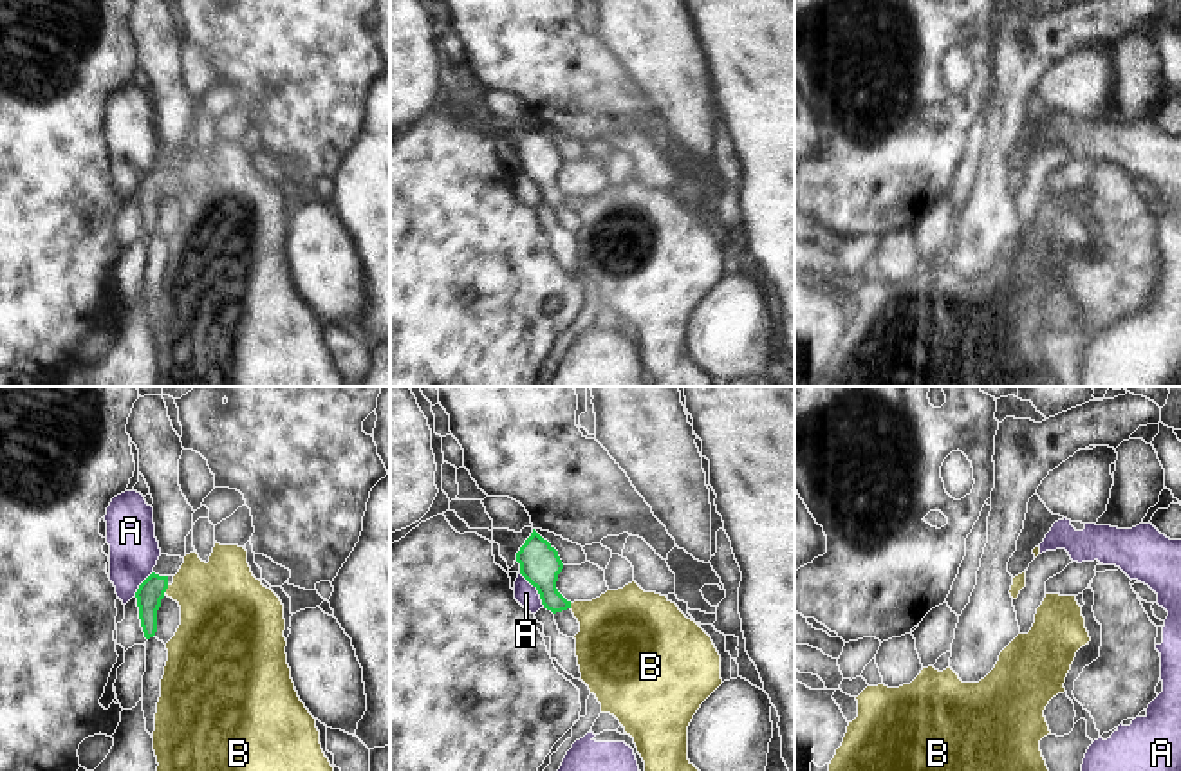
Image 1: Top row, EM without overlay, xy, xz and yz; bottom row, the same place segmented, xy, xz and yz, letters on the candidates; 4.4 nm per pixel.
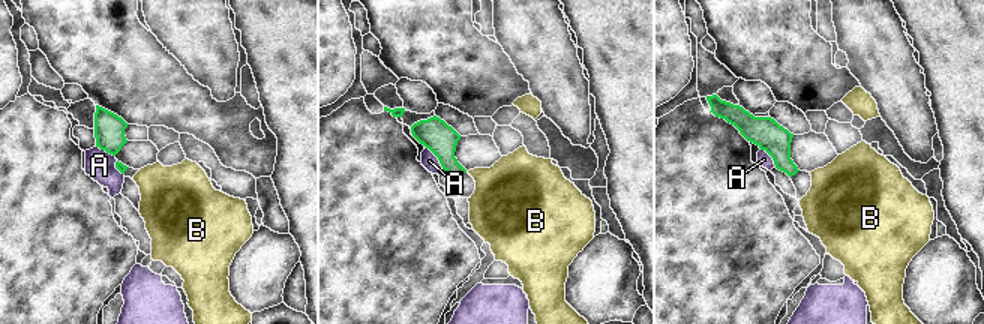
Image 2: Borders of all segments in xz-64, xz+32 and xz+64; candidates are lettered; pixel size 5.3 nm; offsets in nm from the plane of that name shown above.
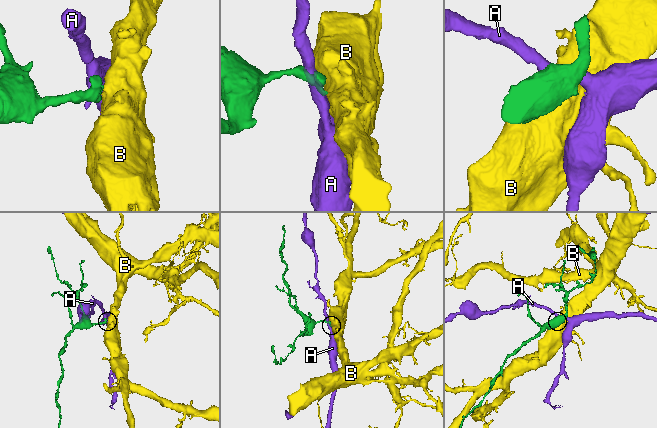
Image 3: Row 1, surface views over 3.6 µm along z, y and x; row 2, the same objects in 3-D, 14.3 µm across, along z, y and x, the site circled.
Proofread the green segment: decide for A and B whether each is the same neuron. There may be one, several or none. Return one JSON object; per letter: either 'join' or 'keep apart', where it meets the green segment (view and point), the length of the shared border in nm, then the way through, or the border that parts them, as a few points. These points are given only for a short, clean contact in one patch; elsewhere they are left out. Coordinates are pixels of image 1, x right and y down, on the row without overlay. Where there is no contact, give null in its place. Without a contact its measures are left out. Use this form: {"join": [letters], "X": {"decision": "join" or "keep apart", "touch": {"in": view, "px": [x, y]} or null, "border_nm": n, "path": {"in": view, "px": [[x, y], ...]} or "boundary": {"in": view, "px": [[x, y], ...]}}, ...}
{"join": ["B"], "A": {"decision": "keep apart", "touch": {"in": "xz", "px": [537, 185]}, "border_nm": 190, "boundary": {"in": "xz", "px": [[520, 168], [537, 186], [544, 203]]}}, "B": {"decision": "join", "touch": {"in": "xy", "px": [167, 183]}, "border_nm": 50, "path": {"in": "xy", "px": [[150, 188], [156, 183], [167, 183], [204, 186], [221, 197]]}}}

